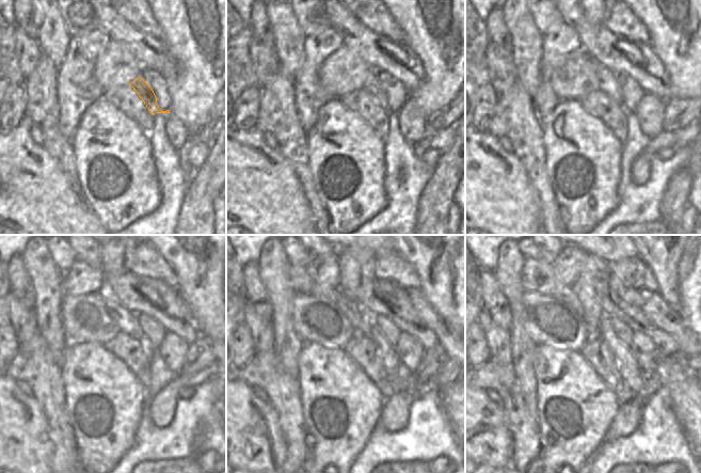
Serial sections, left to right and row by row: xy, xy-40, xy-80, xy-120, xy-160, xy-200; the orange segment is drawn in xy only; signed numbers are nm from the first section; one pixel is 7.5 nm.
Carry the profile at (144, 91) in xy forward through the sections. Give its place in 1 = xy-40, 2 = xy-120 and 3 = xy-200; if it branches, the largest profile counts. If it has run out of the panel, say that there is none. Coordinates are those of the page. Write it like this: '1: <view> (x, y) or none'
1: xy-40 (372, 85)
2: xy-120 (127, 321)
3: xy-200 (538, 274)

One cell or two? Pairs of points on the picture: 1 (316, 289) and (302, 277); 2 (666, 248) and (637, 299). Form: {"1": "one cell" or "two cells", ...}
{"1": "one cell", "2": "two cells"}

